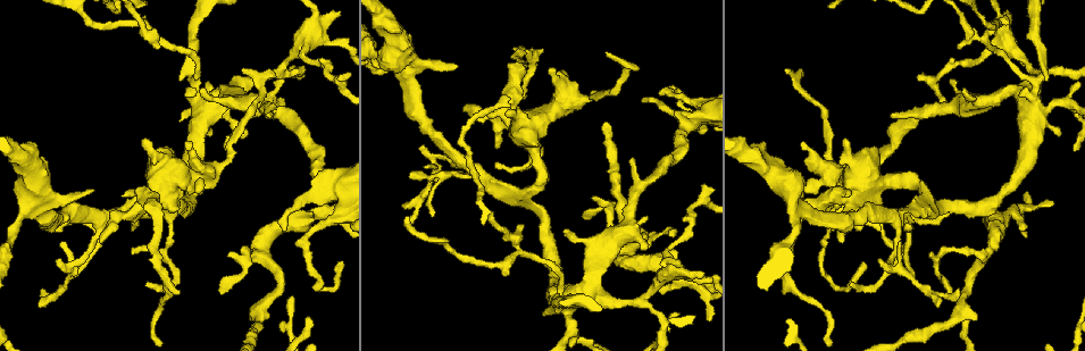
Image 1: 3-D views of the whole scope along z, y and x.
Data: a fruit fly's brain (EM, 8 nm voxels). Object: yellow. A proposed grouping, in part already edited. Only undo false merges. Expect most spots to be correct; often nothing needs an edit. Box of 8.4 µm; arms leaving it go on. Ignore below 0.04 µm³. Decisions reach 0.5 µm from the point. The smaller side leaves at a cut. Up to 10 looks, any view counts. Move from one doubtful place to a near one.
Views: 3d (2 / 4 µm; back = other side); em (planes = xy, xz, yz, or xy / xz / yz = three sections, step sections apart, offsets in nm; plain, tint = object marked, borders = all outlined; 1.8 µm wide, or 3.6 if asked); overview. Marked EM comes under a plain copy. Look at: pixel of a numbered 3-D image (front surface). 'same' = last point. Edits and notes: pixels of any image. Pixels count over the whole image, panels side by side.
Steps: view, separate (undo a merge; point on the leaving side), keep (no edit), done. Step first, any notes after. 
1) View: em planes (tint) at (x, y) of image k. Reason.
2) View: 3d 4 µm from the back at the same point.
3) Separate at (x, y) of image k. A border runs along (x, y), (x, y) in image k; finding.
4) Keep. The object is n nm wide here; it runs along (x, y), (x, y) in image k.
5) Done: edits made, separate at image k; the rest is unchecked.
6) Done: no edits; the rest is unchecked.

View: 3d 2 µm at (570, 333) of image 1. Calibre changes.

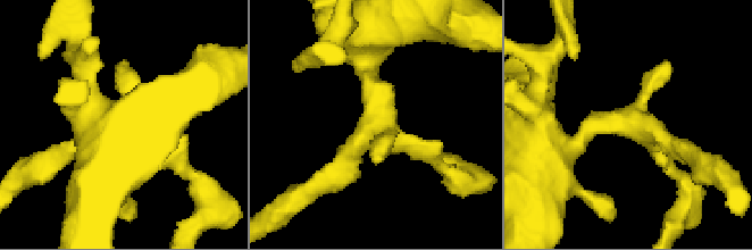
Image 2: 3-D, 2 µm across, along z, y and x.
View: em yz step 16 (tint) at (381, 128) of image 2. Now the EM.

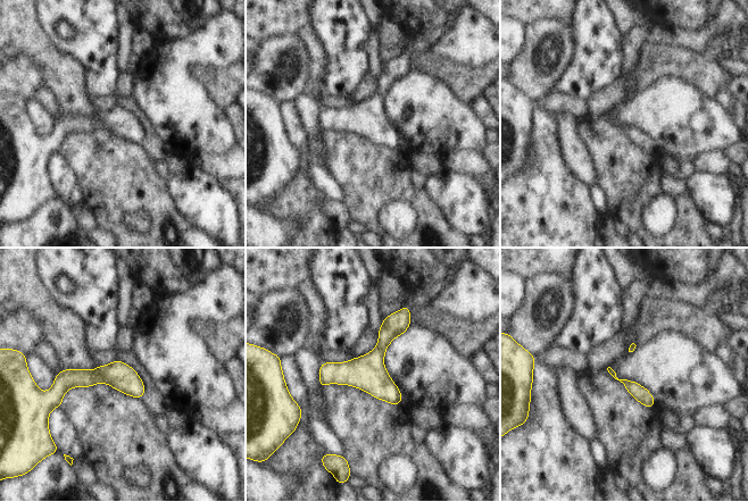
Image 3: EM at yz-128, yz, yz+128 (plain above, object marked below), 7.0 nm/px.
Keep. It runs along (406, 316), (357, 373), (322, 383) in image 3; all the same neuron.

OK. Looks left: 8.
View: 3d 2 µm at (1019, 210) of image 1.

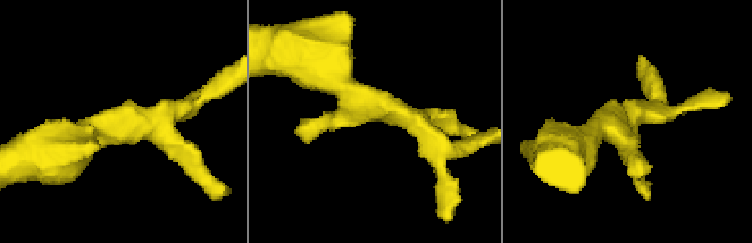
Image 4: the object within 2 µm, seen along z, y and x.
View: em yz step 4 (tint) at (157, 117) of image 4. Need the tissue.

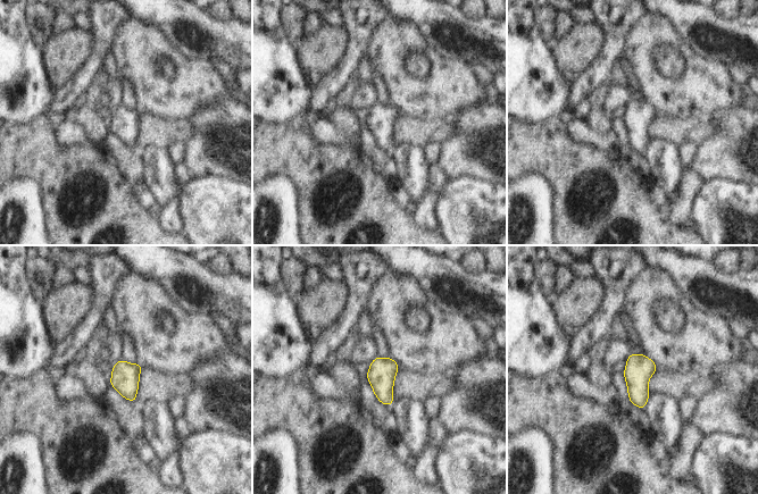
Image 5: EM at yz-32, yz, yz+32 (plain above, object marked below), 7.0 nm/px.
View: em planes (tint) at the same point. Cut it another way.

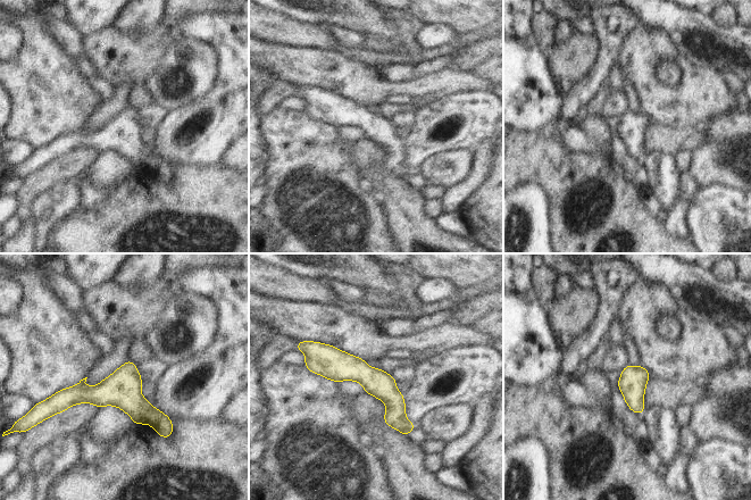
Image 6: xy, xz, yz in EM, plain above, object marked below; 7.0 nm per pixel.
Keep. It runs along (310, 364), (359, 371), (410, 426) in image 6; continuous, no second neuron.

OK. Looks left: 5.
View: em xy step 16 (tint) at (468, 171) of image 1. Abrupt turn.

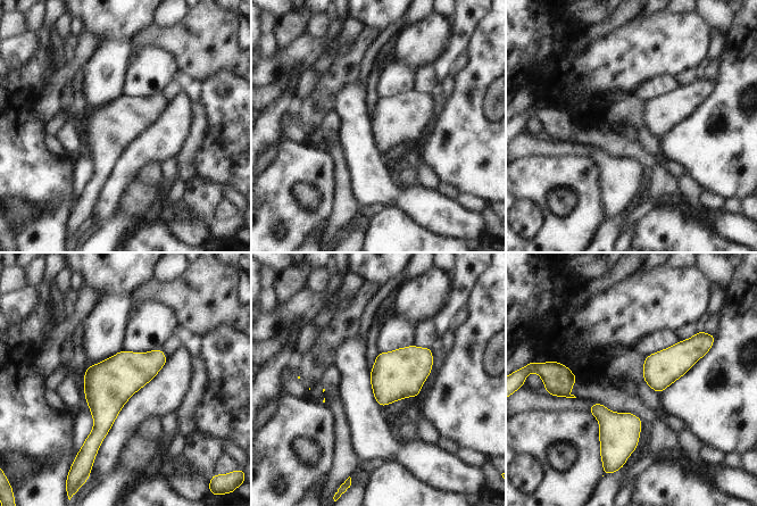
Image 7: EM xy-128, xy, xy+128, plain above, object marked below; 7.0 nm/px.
Keep. The object is 50 nm wide here; one neuron here.

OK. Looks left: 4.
View: em yz step 8 (borders) at (815, 217) of image 1. Three arms meet.

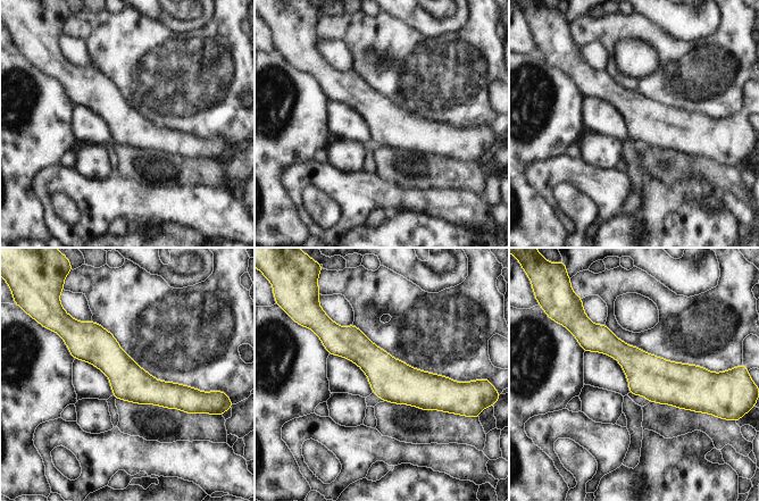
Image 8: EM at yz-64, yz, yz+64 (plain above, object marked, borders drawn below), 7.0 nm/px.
Keep. It runs along (69, 341), (146, 390), (192, 394) in image 8; all the same neuron.

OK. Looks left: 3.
Done: no edits; the rest is unchecked.

